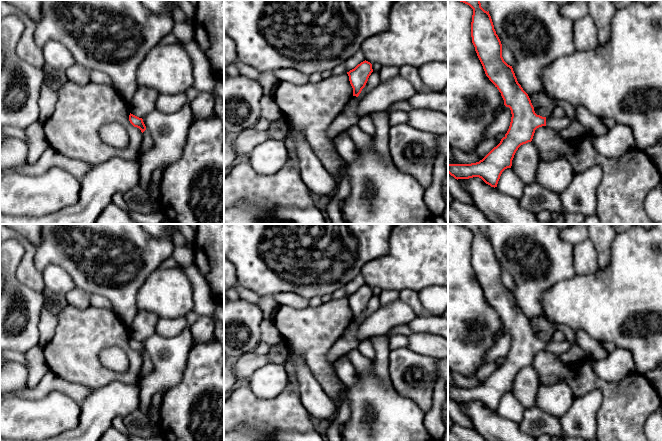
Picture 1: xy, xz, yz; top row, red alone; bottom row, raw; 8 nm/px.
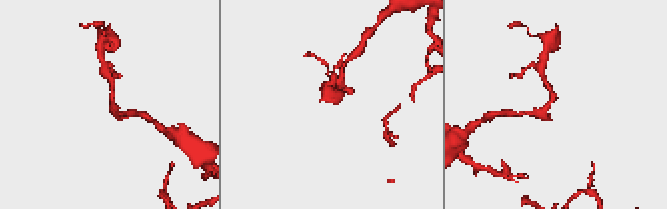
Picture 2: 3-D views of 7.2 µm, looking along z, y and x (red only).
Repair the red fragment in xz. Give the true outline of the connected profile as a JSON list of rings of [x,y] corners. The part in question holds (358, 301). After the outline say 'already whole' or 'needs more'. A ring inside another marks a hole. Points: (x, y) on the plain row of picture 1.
[[[366,284],[347,296],[353,312],[353,321],[328,353],[329,362],[334,363],[339,358],[345,357],[351,350],[357,349],[358,344],[364,340],[358,338],[360,325],[357,321],[365,311],[372,296],[372,288]]]; needs more

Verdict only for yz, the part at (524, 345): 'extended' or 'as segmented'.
extended

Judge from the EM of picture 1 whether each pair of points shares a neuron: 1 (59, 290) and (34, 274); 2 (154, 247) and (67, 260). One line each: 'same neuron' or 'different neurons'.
1: different neurons
2: same neuron

